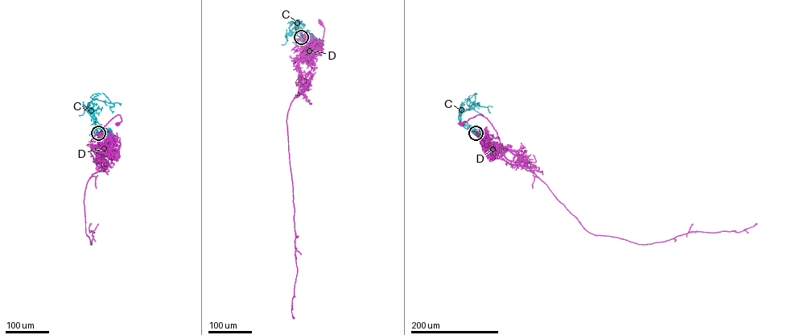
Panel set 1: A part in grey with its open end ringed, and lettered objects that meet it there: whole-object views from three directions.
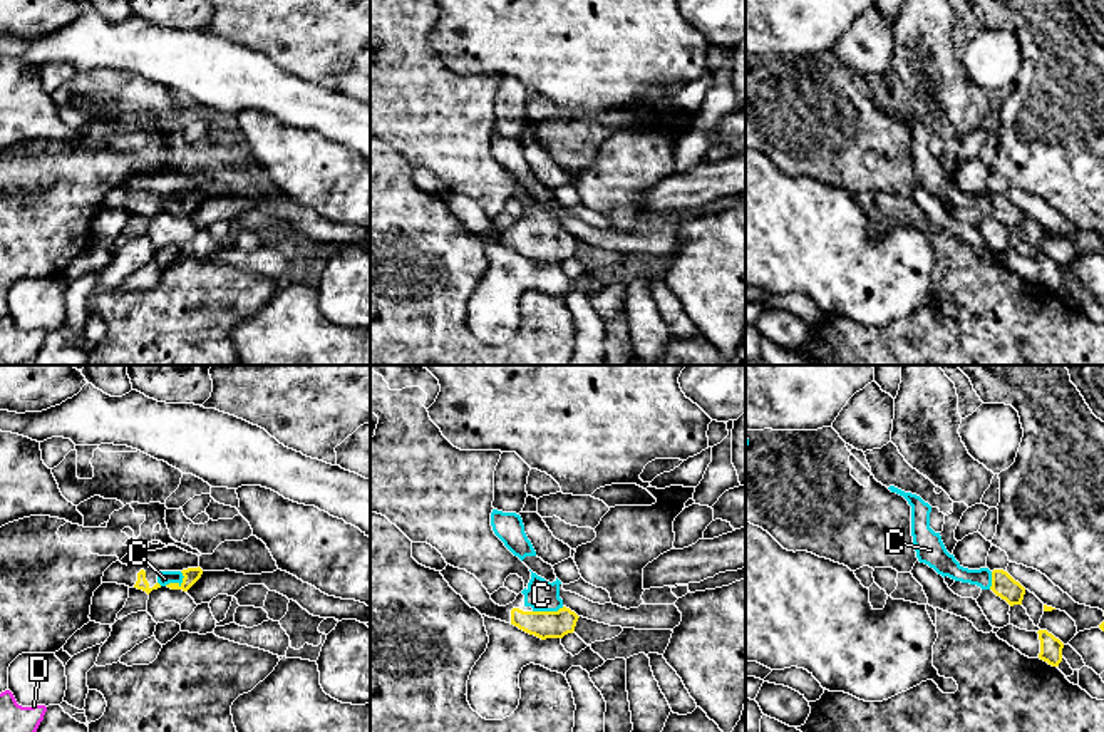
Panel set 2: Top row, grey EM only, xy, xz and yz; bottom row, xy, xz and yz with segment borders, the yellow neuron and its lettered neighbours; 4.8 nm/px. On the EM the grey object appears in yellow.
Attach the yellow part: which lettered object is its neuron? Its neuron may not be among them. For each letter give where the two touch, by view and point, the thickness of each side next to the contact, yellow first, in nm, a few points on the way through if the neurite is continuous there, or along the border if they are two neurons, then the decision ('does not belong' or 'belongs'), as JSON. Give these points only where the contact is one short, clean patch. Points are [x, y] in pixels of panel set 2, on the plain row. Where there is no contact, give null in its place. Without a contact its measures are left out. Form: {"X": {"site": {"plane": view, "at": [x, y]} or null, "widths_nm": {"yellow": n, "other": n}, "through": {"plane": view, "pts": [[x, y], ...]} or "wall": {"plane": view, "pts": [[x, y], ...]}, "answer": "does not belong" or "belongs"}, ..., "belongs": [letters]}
{"C": {"site": {"plane": "xy", "at": [176, 208]}, "widths_nm": {"yellow": 80, "other": 70}, "through": {"plane": "xy", "pts": [[191, 200], [176, 208], [165, 203]]}, "answer": "belongs"}, "D": {"site": null, "answer": "does not belong"}, "belongs": ["C"]}

